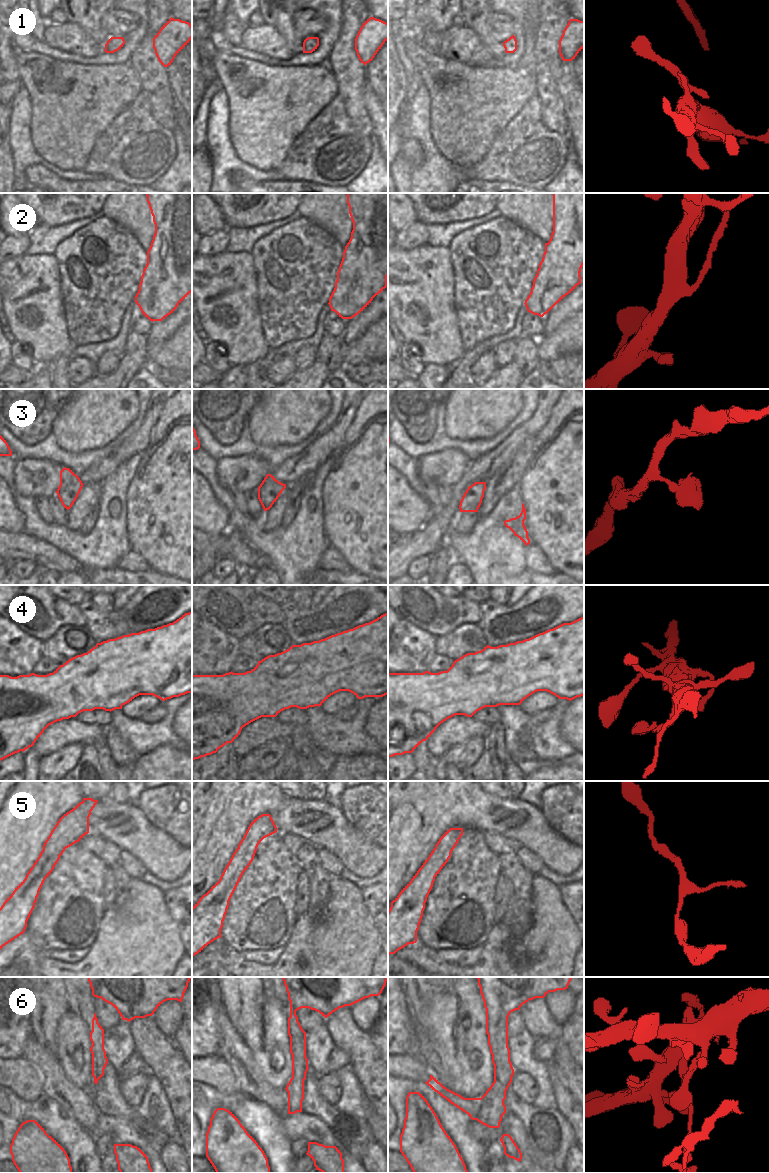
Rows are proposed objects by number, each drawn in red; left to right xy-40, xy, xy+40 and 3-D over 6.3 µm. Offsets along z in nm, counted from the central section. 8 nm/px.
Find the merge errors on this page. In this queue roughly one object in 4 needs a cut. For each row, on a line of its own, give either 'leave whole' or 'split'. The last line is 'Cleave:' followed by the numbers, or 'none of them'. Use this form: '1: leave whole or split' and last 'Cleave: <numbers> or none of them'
1: leave whole
2: split
3: leave whole
4: leave whole
5: leave whole
6: split
Cleave: 2, 6

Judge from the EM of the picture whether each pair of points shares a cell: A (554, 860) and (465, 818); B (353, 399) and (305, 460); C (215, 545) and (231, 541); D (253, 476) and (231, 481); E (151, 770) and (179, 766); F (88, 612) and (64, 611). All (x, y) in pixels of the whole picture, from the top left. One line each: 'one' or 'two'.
A: one
B: one
C: one
D: one
E: one
F: two

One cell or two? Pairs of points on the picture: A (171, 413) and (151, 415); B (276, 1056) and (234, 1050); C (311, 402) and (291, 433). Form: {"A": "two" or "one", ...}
{"A": "two", "B": "two", "C": "one"}

